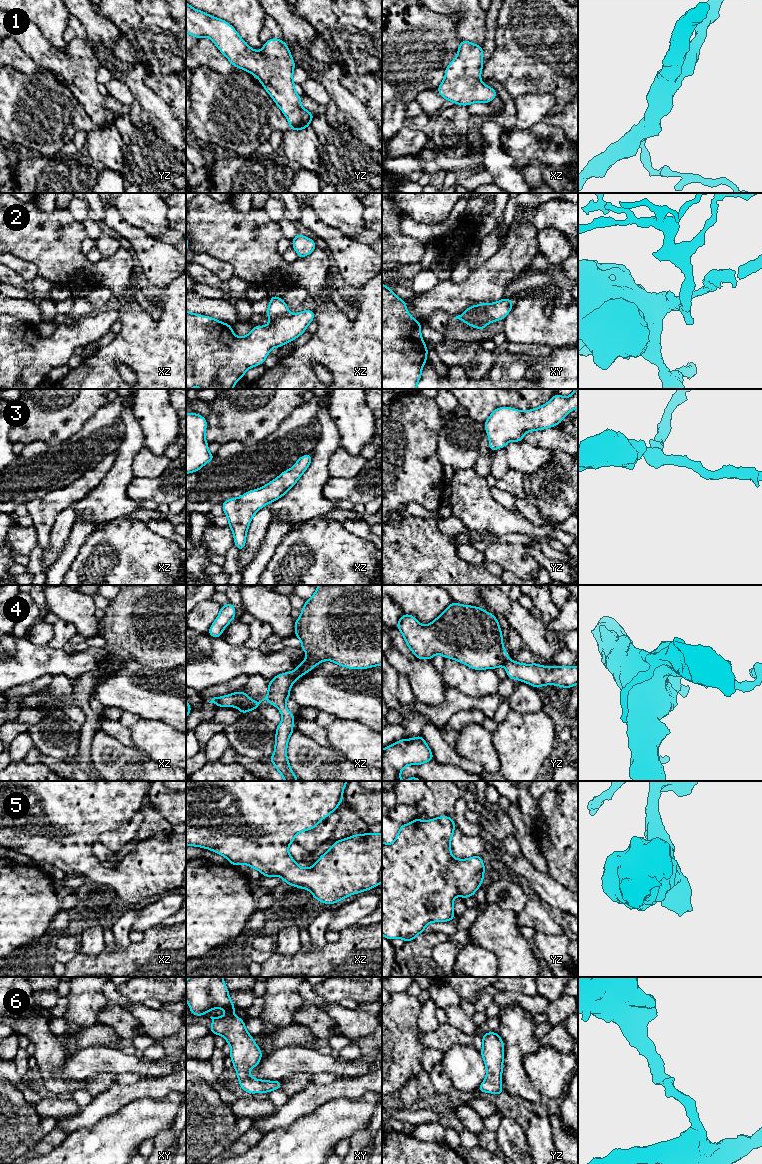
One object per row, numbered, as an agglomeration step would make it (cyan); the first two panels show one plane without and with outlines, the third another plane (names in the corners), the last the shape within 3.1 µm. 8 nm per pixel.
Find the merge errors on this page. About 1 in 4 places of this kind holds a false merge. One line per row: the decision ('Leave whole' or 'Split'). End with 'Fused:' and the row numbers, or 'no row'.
1: Leave whole
2: Split
3: Leave whole
4: Leave whole
5: Leave whole
6: Leave whole
Fused: 2

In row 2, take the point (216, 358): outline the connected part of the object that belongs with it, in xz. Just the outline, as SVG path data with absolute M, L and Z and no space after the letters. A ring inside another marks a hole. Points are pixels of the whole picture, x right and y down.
M186 310L186 389L233 389L248 369L264 363L272 348L280 348L298 338L313 320L314 310L287 313L270 319L267 326L254 326L248 335L238 337L231 325Z

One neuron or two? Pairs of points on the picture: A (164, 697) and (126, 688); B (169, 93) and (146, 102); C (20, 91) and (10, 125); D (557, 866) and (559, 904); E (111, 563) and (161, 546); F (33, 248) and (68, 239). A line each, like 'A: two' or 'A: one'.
A: one
B: two
C: one
D: two
E: one
F: one

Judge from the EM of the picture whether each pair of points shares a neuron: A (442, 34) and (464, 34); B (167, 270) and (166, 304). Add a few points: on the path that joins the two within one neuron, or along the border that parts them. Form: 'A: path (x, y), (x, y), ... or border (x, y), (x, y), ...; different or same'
A: border (443, 14), (459, 16), (457, 37), (460, 40); different
B: border (175, 278), (165, 288); different

